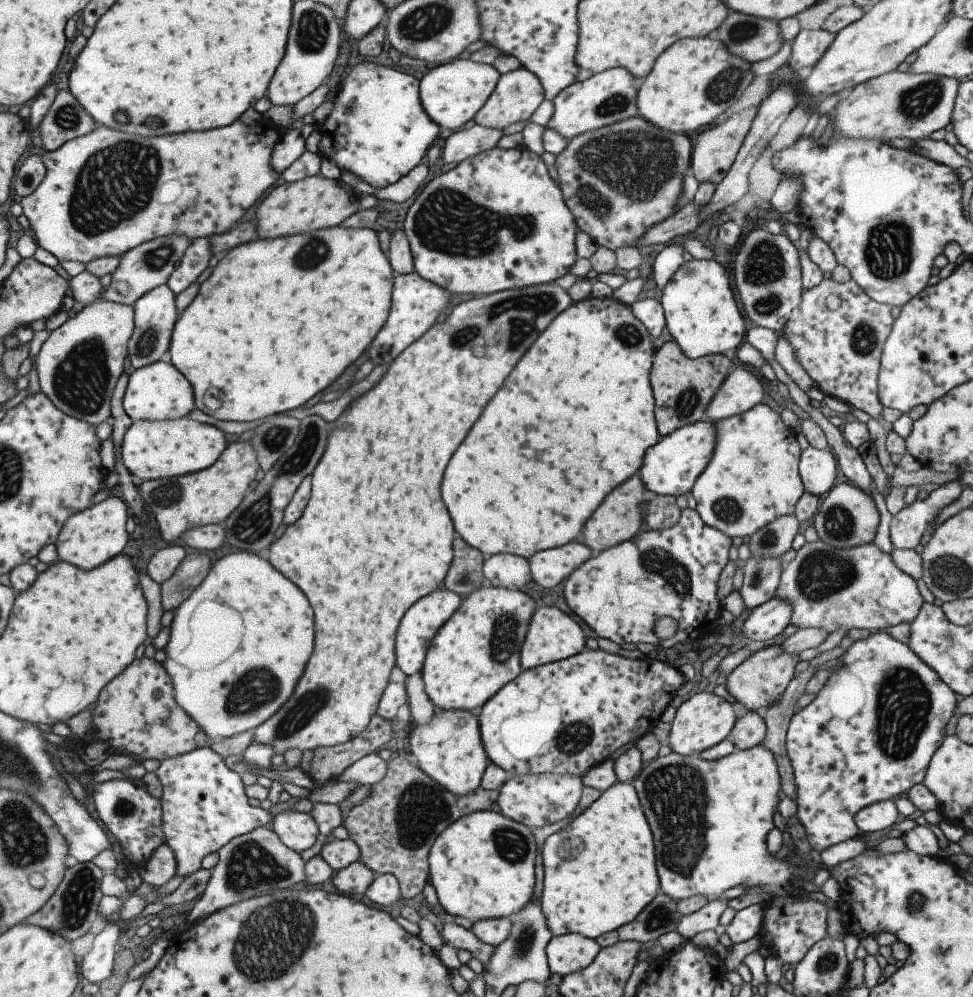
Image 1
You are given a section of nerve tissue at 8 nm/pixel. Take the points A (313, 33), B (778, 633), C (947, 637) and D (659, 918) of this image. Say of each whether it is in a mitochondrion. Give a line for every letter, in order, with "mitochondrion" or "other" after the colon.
A: mitochondrion
B: other
C: mitochondrion
D: mitochondrion

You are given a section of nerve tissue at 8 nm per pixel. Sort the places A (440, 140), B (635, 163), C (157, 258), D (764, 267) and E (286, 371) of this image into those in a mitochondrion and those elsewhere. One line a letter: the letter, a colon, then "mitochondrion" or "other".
A: other
B: mitochondrion
C: mitochondrion
D: mitochondrion
E: other

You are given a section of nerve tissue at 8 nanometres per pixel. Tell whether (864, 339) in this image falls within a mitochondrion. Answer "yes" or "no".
yes

